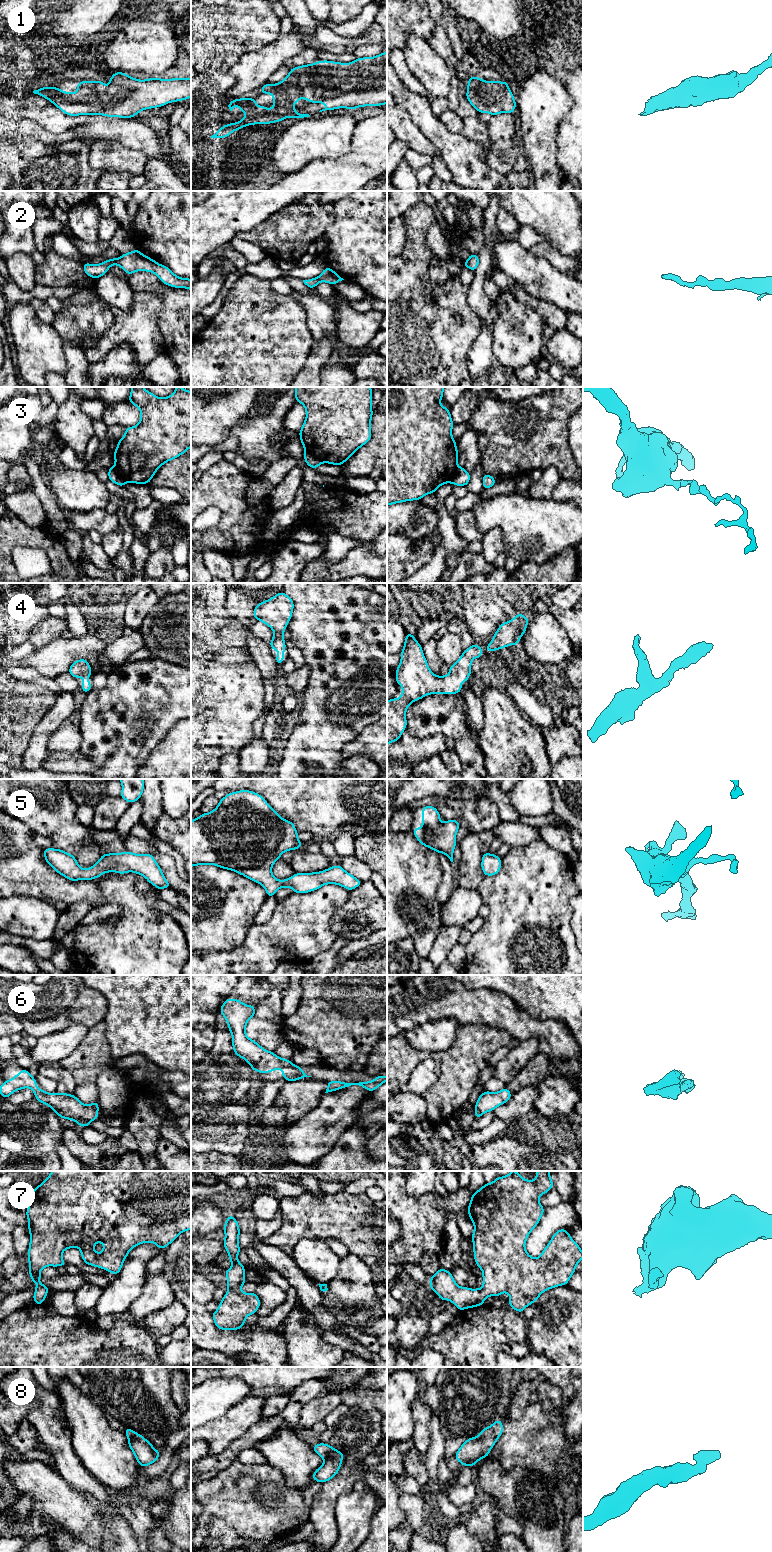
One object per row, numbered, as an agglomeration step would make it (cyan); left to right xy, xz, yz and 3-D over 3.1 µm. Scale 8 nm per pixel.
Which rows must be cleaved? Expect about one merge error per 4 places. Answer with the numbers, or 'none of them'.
3

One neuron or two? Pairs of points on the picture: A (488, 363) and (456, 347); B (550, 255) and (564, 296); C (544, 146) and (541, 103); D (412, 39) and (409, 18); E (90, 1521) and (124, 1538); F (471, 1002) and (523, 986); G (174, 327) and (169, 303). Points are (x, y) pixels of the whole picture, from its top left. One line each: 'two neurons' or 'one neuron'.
A: two neurons
B: two neurons
C: one neuron
D: two neurons
E: one neuron
F: two neurons
G: one neuron

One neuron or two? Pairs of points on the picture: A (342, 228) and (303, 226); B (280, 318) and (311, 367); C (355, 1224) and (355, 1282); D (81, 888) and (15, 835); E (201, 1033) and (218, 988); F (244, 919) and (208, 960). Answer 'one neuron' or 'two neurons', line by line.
A: two neurons
B: two neurons
C: two neurons
D: one neuron
E: one neuron
F: two neurons

